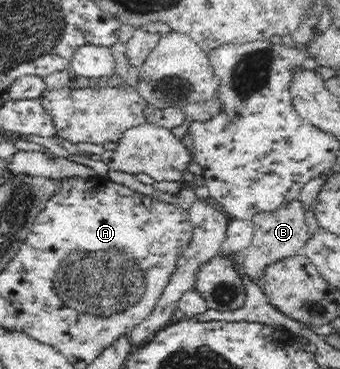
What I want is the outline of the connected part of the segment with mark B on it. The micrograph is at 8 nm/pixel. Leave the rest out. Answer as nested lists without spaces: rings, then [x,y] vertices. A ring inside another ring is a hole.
[[[300,199],[284,202],[272,210],[258,210],[256,214],[252,214],[251,221],[254,225],[254,234],[242,265],[248,276],[256,280],[262,274],[264,266],[284,257],[300,254],[303,246],[315,234],[306,222],[306,206]]]

